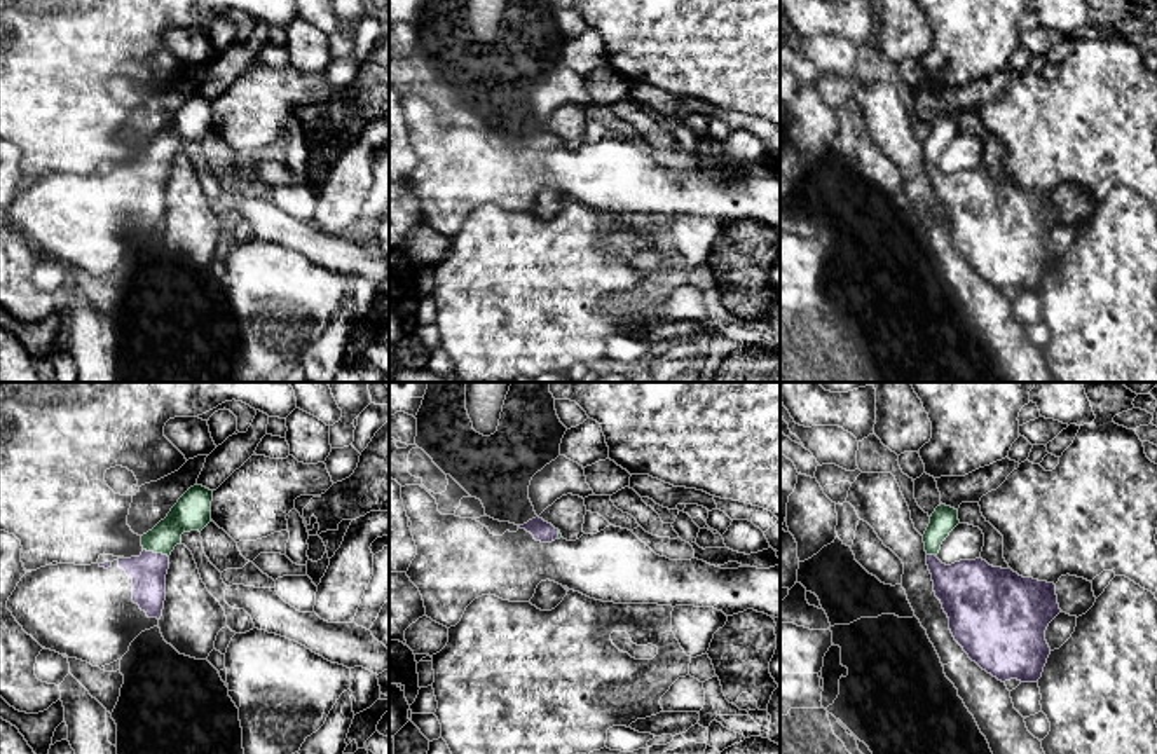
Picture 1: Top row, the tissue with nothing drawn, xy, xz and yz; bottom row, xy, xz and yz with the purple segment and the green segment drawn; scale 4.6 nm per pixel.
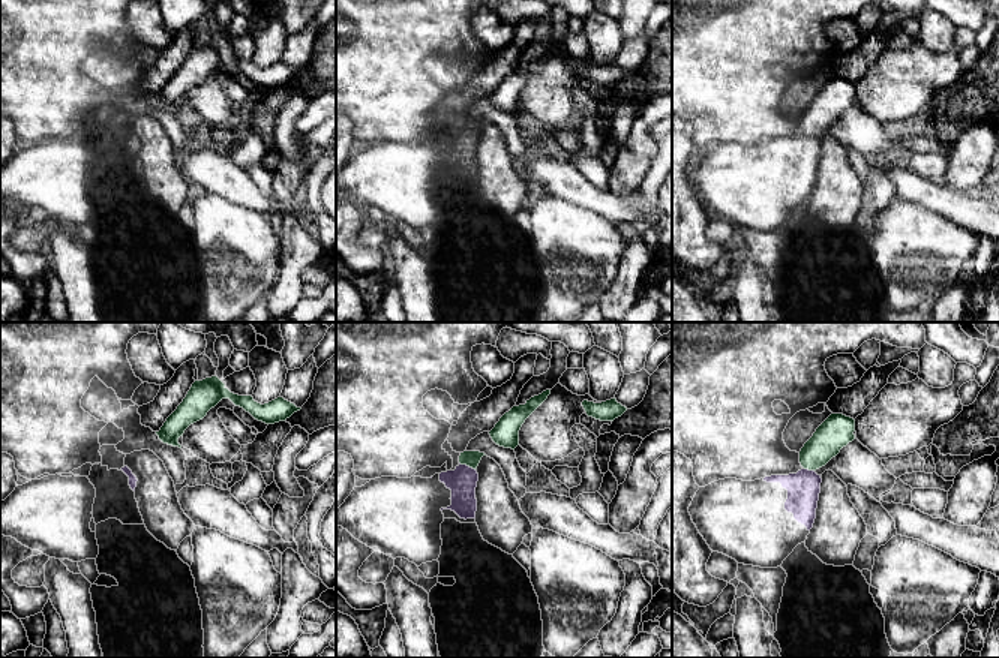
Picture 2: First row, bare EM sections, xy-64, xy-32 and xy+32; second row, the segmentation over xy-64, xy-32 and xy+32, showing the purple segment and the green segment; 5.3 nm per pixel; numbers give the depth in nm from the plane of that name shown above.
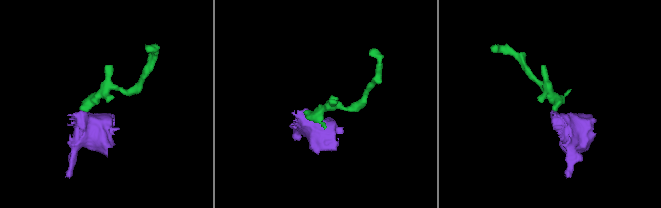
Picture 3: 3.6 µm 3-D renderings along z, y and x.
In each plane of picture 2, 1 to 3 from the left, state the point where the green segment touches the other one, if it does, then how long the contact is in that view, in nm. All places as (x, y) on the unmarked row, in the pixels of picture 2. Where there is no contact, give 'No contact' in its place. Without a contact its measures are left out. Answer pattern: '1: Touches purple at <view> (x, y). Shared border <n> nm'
1: No contact
2: Touches purple at xy-32 (465, 129). Shared border 100 nm
3: Touches purple at xy+32 (807, 134). Shared border 60 nm

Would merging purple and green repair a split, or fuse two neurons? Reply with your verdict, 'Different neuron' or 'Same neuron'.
Same neuron

